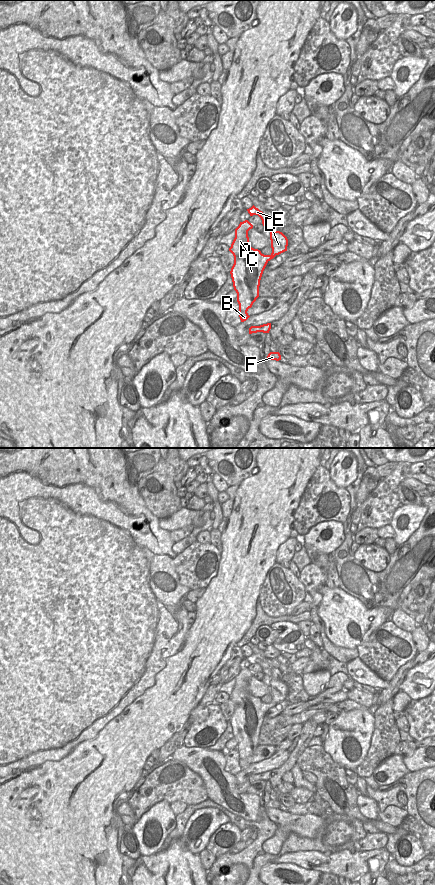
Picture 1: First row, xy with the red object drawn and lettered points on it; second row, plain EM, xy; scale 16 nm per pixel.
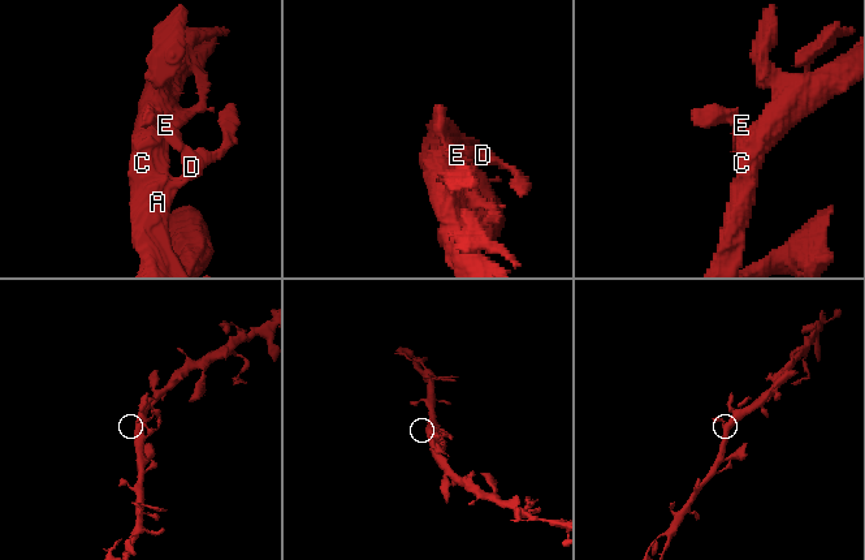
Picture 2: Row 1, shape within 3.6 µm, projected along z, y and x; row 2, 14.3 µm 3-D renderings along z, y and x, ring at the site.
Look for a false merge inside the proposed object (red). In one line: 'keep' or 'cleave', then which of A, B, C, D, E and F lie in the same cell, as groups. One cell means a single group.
keep; A B C D E F

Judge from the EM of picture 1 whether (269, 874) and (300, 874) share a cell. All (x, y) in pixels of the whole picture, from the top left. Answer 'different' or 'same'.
same

